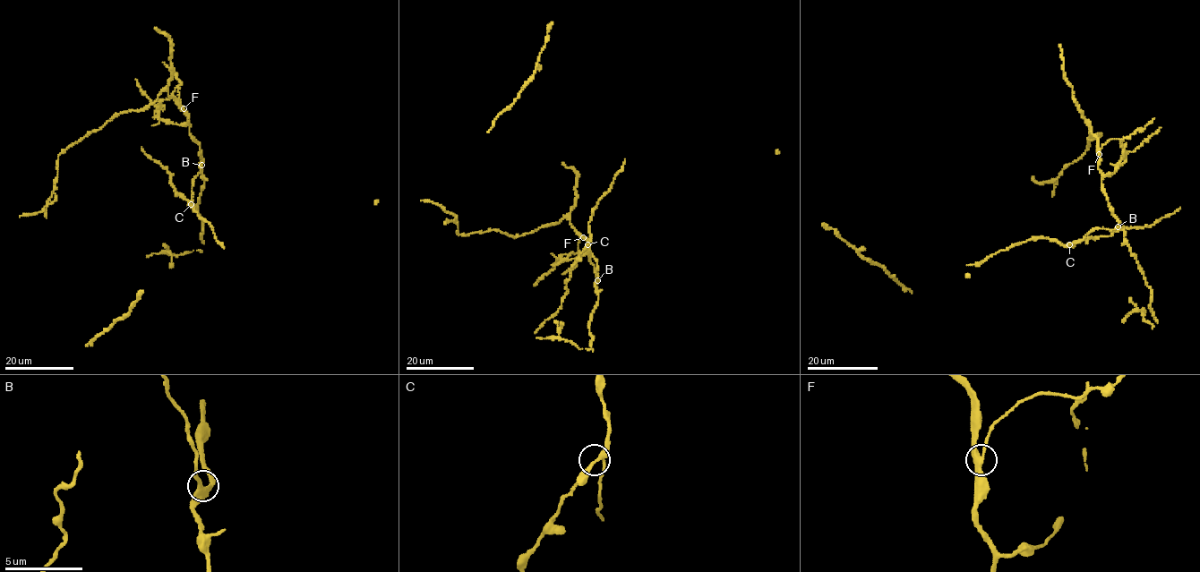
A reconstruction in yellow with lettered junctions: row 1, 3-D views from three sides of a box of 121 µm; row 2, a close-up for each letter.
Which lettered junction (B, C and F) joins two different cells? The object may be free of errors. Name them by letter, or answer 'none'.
F

